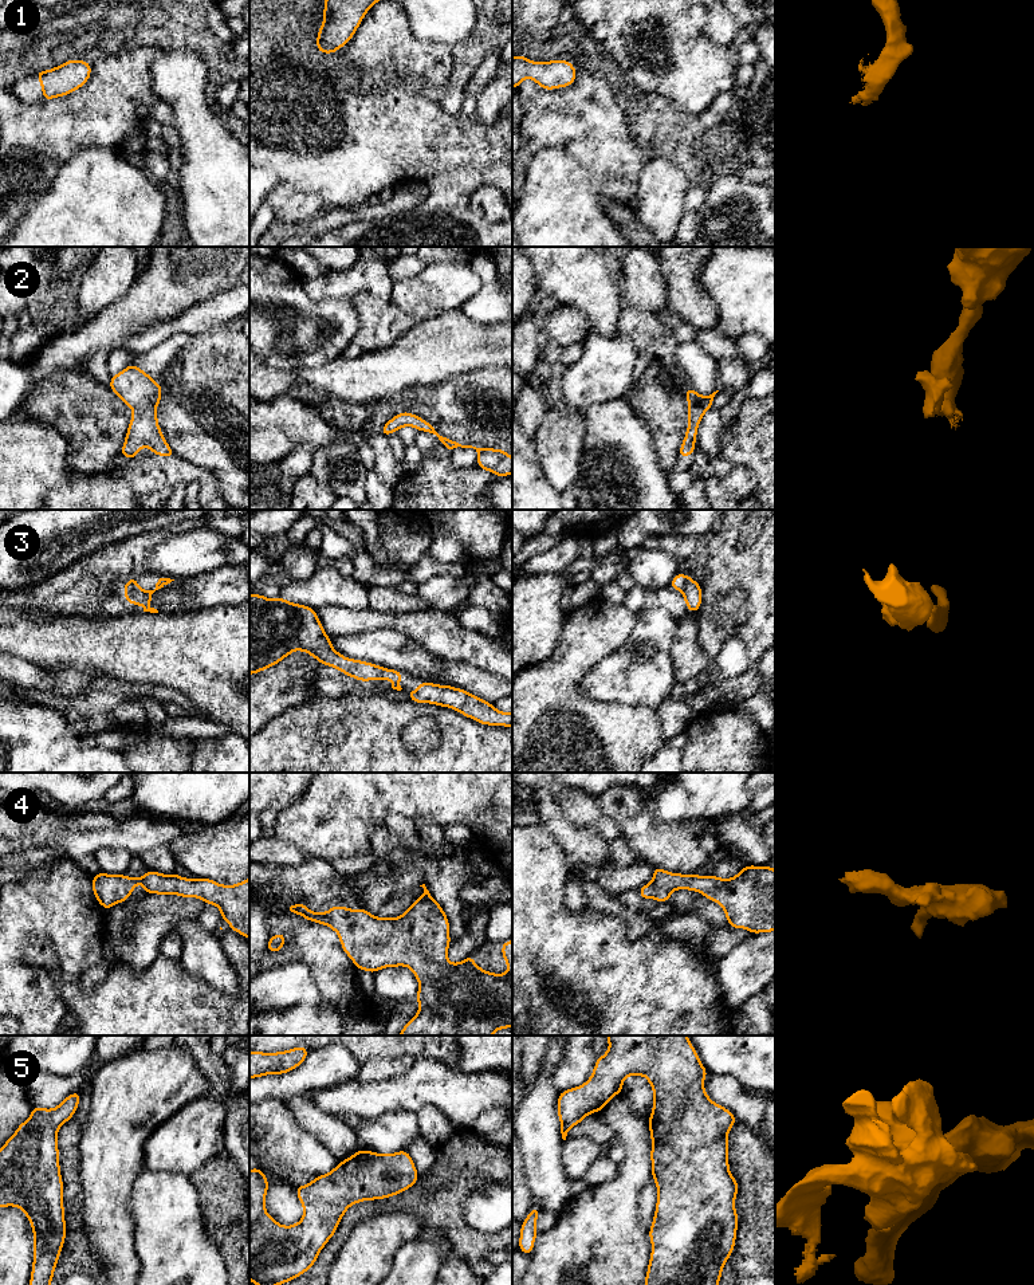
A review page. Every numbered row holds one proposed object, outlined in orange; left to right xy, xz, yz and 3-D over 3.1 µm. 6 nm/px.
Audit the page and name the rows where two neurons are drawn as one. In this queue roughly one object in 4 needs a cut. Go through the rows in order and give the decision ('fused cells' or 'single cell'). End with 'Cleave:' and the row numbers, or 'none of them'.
1: single cell
2: single cell
3: single cell
4: single cell
5: single cell
Cleave: none of them

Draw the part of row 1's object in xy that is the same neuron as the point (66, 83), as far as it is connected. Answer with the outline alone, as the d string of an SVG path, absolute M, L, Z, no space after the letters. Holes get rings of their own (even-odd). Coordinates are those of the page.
M67 60L55 68L36 71L43 90L43 101L64 97L86 85L91 76L91 63Z

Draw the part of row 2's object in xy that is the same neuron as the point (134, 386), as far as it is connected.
M133 364L111 376L109 386L134 412L121 449L122 456L133 459L146 445L157 456L173 457L174 452L164 439L157 421L156 409L161 401L161 384Z

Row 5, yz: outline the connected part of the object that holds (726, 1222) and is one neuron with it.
M606 1036L608 1052L595 1060L590 1078L581 1086L563 1091L557 1108L562 1139L587 1115L602 1111L609 1100L622 1092L628 1076L644 1076L653 1089L653 1109L648 1119L652 1139L652 1178L657 1186L657 1203L649 1231L652 1254L644 1285L719 1285L722 1272L735 1249L739 1218L735 1199L738 1180L730 1172L727 1135L738 1121L731 1111L713 1103L705 1089L708 1070L687 1036Z

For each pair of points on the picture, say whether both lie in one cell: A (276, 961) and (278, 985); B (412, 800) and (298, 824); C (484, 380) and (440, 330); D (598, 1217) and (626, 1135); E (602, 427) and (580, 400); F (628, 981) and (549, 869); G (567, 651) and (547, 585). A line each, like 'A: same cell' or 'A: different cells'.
A: different cells
B: same cell
C: different cells
D: same cell
E: different cells
F: same cell
G: different cells

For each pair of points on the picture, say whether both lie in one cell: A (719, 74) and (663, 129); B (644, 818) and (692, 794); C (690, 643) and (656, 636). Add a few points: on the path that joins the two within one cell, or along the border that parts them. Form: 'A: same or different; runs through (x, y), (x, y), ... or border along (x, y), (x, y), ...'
A: different; border along (659, 99), (671, 99), (684, 112), (690, 141)
B: different; border along (639, 789), (647, 805), (663, 820), (683, 822)
C: different; border along (679, 620), (671, 651), (673, 672)

